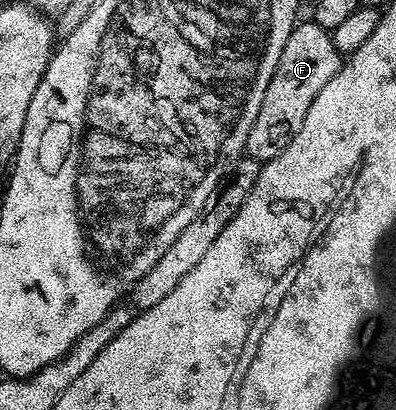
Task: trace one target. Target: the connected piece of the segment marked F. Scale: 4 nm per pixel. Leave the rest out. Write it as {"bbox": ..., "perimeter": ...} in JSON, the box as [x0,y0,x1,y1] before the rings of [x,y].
{"bbox":[244,20,343,164],"perimeter":[[[311,20],[298,21],[287,36],[287,42],[283,44],[277,67],[263,96],[256,103],[257,115],[249,126],[244,153],[262,164],[279,156],[286,139],[303,124],[303,116],[307,116],[307,108],[311,108],[323,84],[327,84],[327,80],[331,80],[331,76],[339,72],[341,65],[343,56],[335,48],[330,31]]]}

